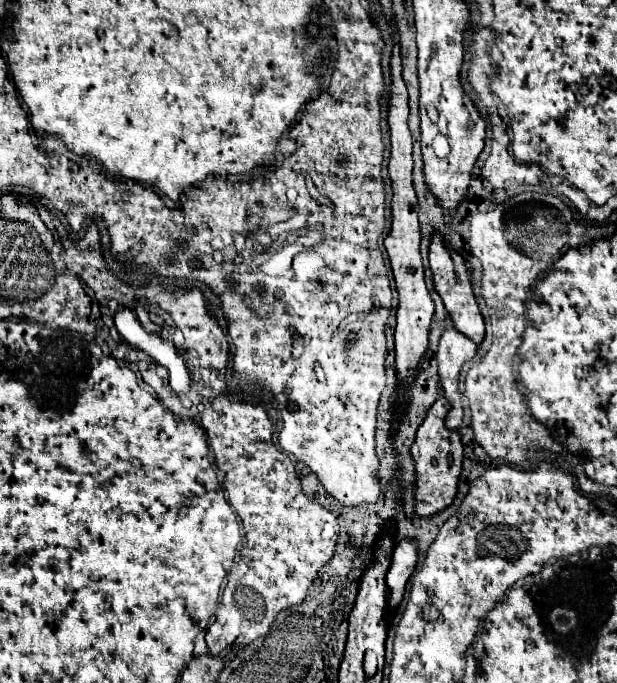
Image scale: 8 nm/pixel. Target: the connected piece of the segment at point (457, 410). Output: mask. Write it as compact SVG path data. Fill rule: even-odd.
M452 323L446 325L440 345L438 345L438 375L444 387L446 399L452 403L452 409L446 417L446 427L458 429L462 425L462 393L458 391L458 375L462 365L476 355L476 343L466 335L460 335Z

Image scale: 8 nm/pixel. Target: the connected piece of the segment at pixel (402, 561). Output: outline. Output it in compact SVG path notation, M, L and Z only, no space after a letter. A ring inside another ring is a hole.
M402 539L402 541L398 541L396 547L394 547L390 571L386 573L386 585L390 589L388 603L390 603L392 611L402 601L406 581L412 575L412 571L416 567L416 561L418 561L418 541L416 539Z

